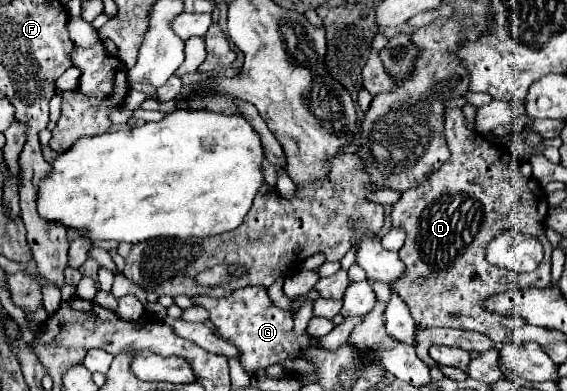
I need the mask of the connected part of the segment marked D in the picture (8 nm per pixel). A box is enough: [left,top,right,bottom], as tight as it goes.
[391,109,551,343]

